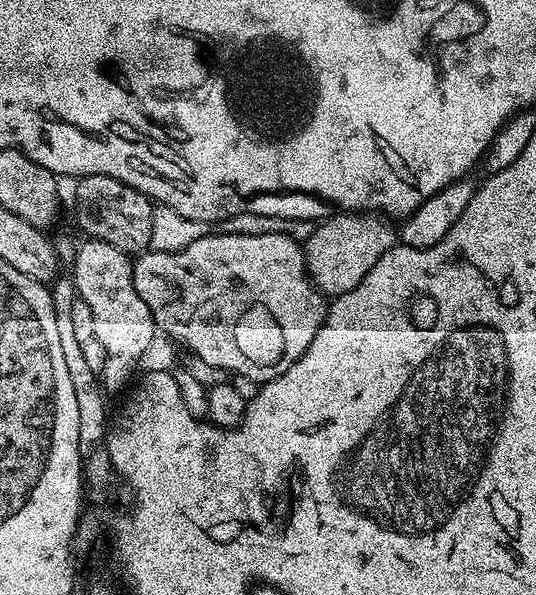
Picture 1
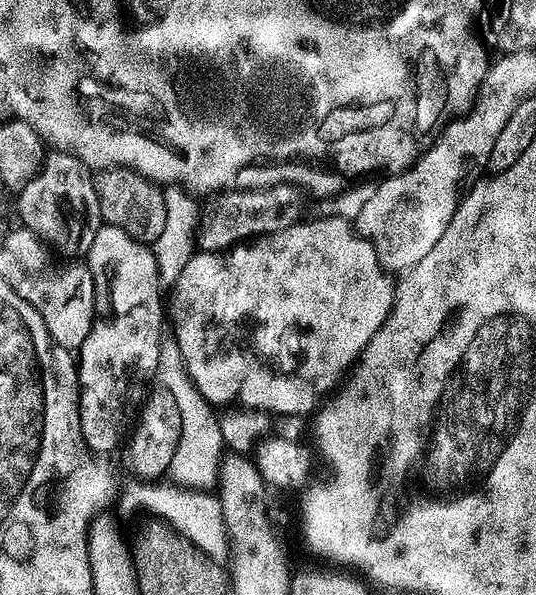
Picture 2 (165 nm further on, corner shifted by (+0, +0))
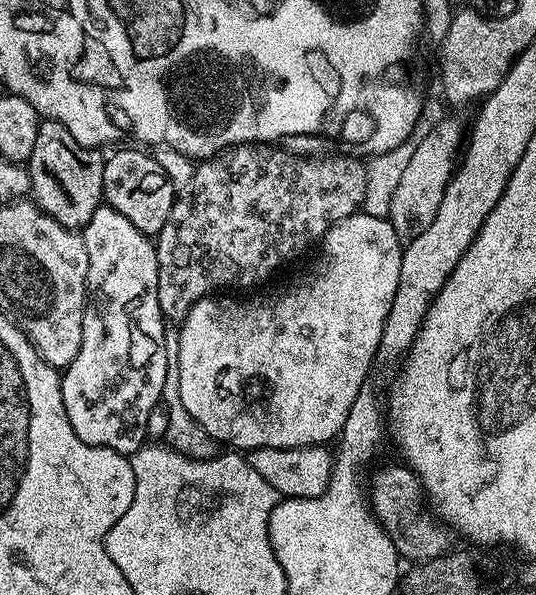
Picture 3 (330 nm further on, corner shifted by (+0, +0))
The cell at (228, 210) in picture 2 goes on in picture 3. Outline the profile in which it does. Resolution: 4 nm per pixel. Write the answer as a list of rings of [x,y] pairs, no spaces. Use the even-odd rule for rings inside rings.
[[[235,144],[234,147],[228,149],[227,152],[219,152],[217,156],[212,156],[208,160],[203,160],[196,164],[196,173],[194,178],[190,178],[190,186],[179,189],[176,201],[172,204],[172,209],[170,210],[170,218],[166,218],[166,226],[162,226],[159,236],[155,237],[154,243],[156,245],[156,257],[158,258],[158,306],[162,310],[165,321],[168,322],[179,322],[186,318],[186,314],[194,306],[194,302],[198,302],[204,296],[211,296],[213,294],[219,293],[221,290],[232,290],[228,288],[252,288],[255,284],[260,284],[263,280],[268,280],[276,271],[279,270],[283,264],[288,264],[291,260],[296,260],[300,255],[303,254],[307,248],[315,249],[319,245],[320,241],[324,239],[324,235],[330,231],[330,229],[342,218],[347,216],[352,216],[354,213],[361,211],[363,209],[363,198],[366,196],[366,174],[367,170],[365,165],[361,163],[355,155],[343,154],[344,156],[336,156],[336,154],[322,155],[319,158],[309,158],[305,156],[293,155],[292,152],[285,150],[280,146],[273,146],[272,144]]]

